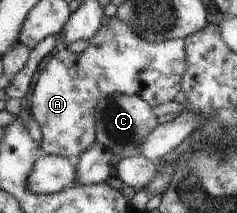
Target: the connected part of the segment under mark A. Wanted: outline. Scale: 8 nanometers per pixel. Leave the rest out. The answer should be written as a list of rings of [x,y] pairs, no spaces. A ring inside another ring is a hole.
[[[110,17],[109,22],[101,25],[87,41],[87,48],[81,52],[74,53],[64,47],[54,53],[45,68],[41,70],[34,86],[31,114],[41,128],[41,149],[47,155],[75,159],[95,144],[97,122],[93,120],[93,108],[100,97],[137,95],[148,105],[155,106],[173,100],[175,94],[181,90],[181,76],[186,70],[183,39],[165,39],[149,43],[134,34],[129,23],[117,17]]]

